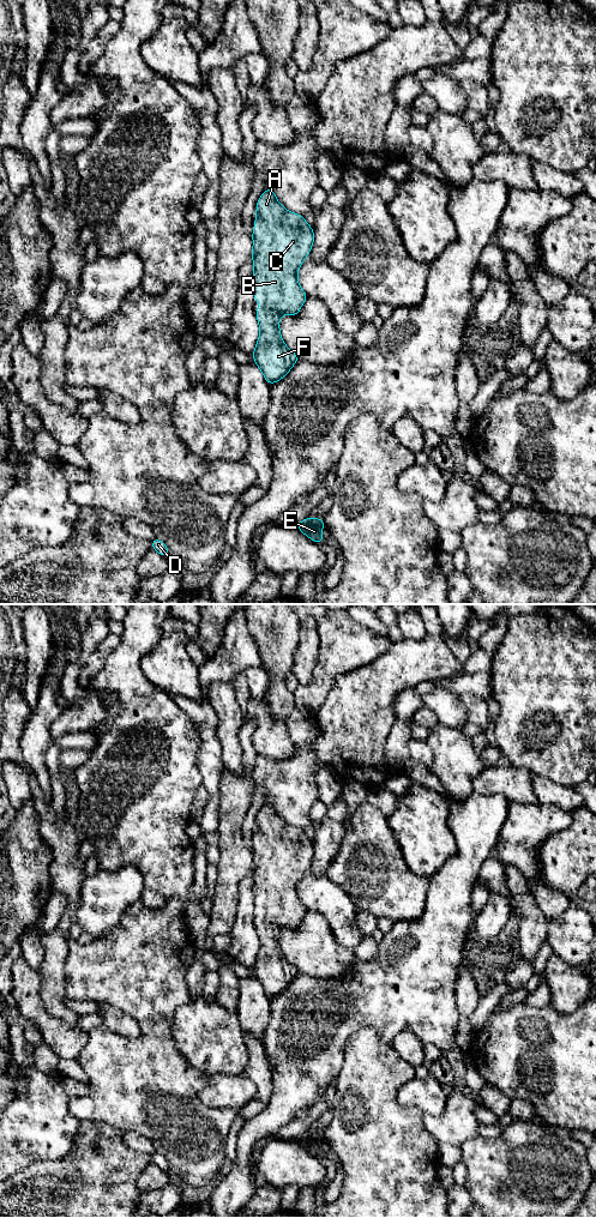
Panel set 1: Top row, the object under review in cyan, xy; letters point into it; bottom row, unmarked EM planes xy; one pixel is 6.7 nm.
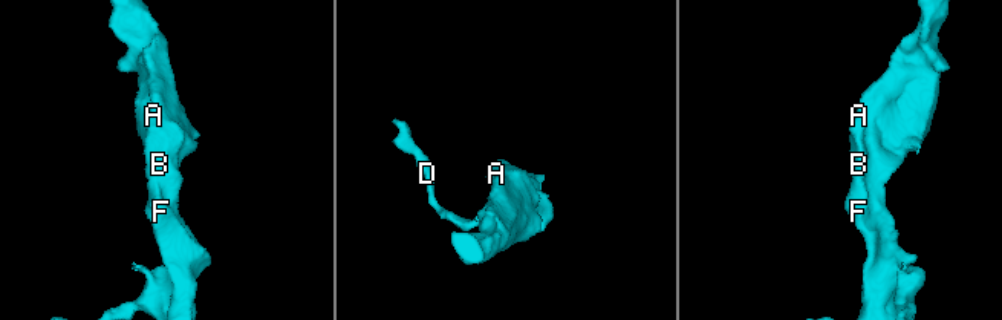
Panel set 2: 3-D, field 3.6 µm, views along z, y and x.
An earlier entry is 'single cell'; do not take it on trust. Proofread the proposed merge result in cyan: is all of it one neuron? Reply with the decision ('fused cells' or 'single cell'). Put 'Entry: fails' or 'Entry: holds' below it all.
single cell
Entry: holds

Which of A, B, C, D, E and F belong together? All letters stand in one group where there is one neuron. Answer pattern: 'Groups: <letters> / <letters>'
Groups: A B C D E F

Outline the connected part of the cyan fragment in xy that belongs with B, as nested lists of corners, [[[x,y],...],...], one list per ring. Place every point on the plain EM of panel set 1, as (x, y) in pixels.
[[[269,801],[257,816],[252,851],[254,916],[264,918],[255,923],[260,949],[253,972],[271,999],[299,975],[282,953],[279,930],[296,930],[308,911],[299,899],[297,885],[311,867],[314,846],[303,830],[285,824]]]

